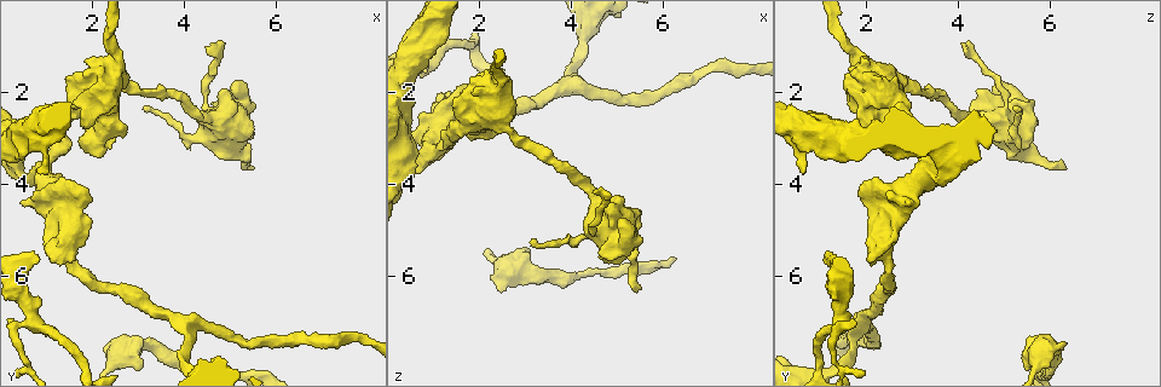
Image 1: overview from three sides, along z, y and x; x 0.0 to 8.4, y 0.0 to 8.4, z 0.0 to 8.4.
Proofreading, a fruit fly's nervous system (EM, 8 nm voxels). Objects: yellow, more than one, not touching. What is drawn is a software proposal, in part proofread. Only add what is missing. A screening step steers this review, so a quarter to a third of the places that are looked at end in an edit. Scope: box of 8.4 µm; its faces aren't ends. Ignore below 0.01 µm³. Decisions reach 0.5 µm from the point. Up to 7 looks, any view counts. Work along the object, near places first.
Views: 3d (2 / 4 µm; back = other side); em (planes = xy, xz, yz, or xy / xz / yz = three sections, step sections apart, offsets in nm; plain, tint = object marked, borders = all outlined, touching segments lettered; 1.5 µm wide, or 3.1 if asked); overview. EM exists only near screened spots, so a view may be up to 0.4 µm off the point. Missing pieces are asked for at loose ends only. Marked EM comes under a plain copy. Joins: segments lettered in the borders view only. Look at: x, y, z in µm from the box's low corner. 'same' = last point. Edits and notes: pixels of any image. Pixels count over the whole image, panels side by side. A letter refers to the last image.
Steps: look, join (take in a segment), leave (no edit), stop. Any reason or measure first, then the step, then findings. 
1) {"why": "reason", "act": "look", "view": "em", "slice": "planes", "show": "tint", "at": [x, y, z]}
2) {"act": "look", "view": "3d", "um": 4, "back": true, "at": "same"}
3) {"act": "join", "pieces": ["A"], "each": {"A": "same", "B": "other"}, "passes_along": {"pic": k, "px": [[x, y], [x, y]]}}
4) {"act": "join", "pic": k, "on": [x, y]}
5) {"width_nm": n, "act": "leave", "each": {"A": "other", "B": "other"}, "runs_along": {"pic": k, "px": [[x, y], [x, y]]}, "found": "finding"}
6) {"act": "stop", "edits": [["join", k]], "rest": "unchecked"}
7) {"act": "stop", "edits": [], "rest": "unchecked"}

{"why": "branch stops here", "act": "look", "view": "3d", "um": 2, "at": [0.90, 5.60, 1.10]}

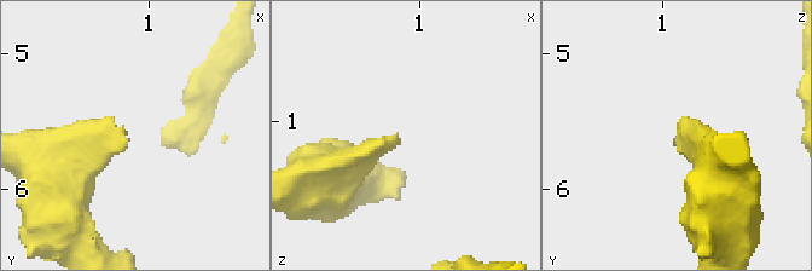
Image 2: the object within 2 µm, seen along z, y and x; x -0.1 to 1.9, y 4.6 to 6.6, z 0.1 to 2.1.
{"act": "look", "view": "em", "slice": "yz", "step": 8, "show": "borders", "at": [0.84, 5.60, 1.14]}

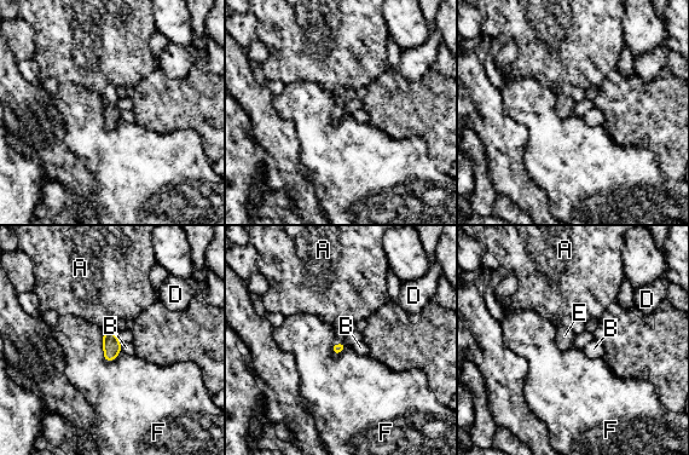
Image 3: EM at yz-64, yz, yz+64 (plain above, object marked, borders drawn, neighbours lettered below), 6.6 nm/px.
{"why": "another direction", "act": "look", "view": "em", "slice": "planes", "show": "borders", "at": "same"}

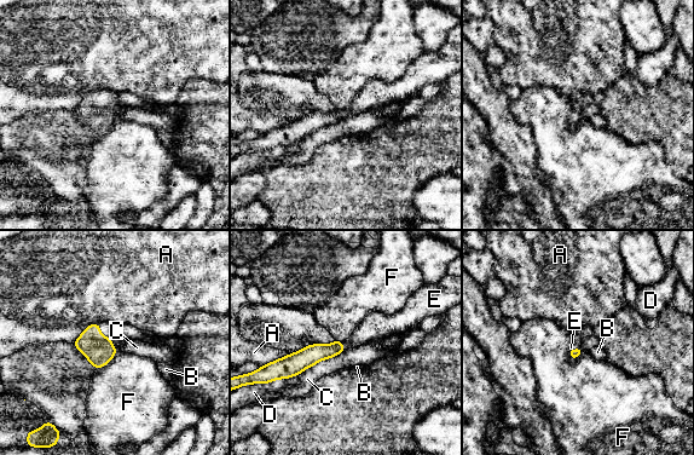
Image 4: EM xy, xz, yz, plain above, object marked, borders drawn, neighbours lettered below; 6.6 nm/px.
{"act": "join", "pieces": ["E"], "each": {"A": "other", "B": "other", "C": "other", "D": "other", "E": "same", "F": "other"}, "passes_along": {"pic": 4, "px": [[97, 349], [111, 345], [117, 341]]}, "found": "it goes on there"}

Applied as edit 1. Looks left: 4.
{"why": "an open end", "act": "look", "view": "em", "slice": "xz", "step": 4, "show": "tint", "at": [0.90, 3.80, 0.70]}

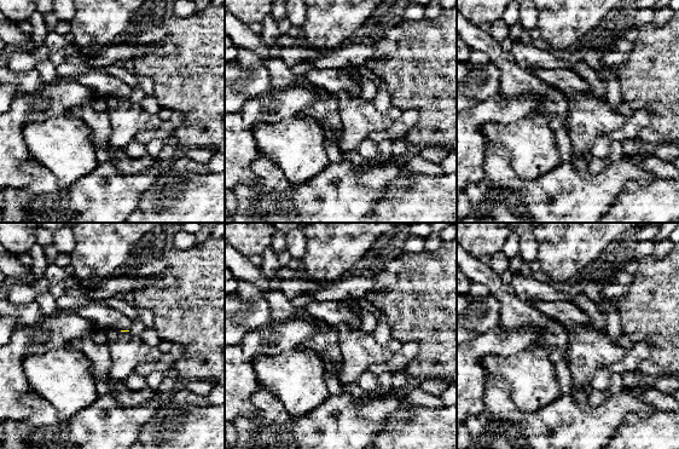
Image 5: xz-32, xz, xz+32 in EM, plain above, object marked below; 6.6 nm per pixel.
{"why": "another direction", "act": "look", "view": "em", "slice": "xy", "step": 4, "show": "borders", "at": "same"}

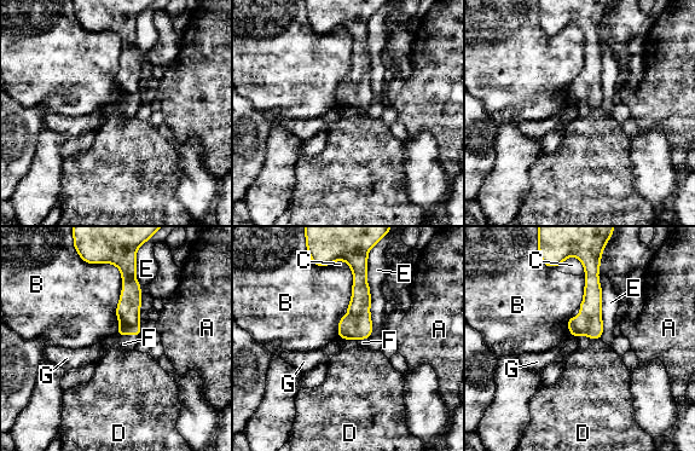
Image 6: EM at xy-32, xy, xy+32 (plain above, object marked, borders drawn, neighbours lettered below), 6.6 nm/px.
{"act": "join", "pieces": ["F"], "each": {"A": "other", "B": "other", "C": "other", "D": "other", "E": "other", "F": "same", "G": "other"}, "passes_along": {"pic": 6, "px": [[128, 308], [127, 333], [123, 343]]}, "found": "it goes on there"}

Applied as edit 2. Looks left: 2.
{"why": "branch stops here", "act": "look", "view": "em", "slice": "xz", "step": 8, "show": "borders", "at": [5.45, 3.70, 6.30]}

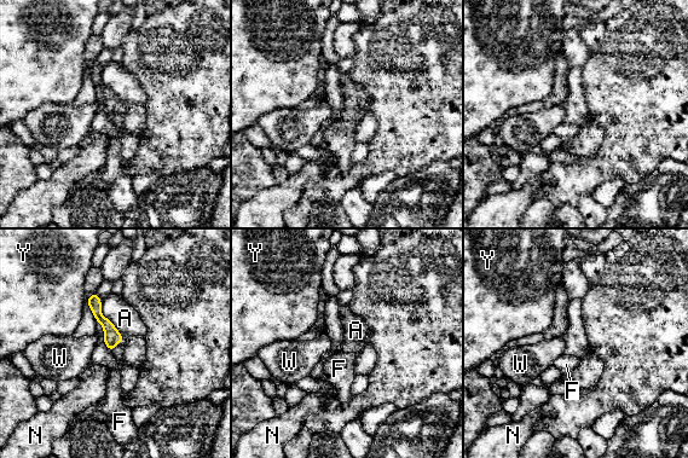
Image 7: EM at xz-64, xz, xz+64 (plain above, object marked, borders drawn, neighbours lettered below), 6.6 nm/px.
{"longest_contact_nm": ["A", 300], "act": "leave", "each": {"A": "other", "F": "other", "N": "other", "W": "other", "Y": "other"}, "runs_along": {"pic": 7, "px": [[94, 297], [110, 346]]}, "found": "none of them fits"}

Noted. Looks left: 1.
{"act": "stop", "edits": [["join", 4], ["join", 6]], "rest": "unchecked"}

